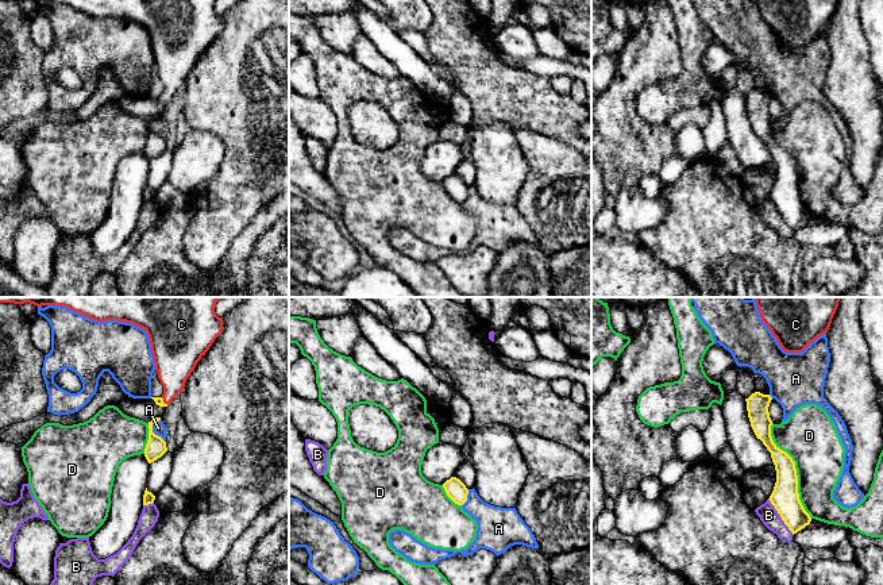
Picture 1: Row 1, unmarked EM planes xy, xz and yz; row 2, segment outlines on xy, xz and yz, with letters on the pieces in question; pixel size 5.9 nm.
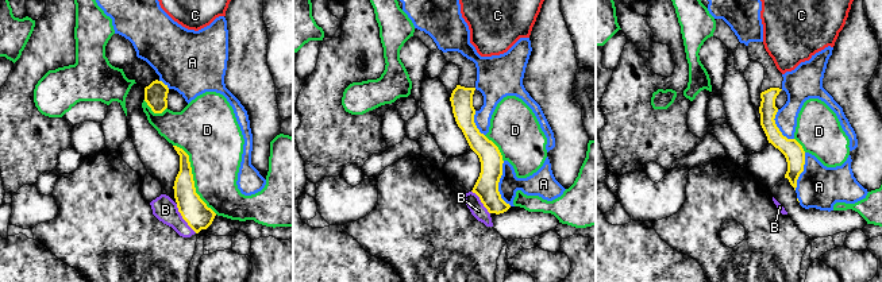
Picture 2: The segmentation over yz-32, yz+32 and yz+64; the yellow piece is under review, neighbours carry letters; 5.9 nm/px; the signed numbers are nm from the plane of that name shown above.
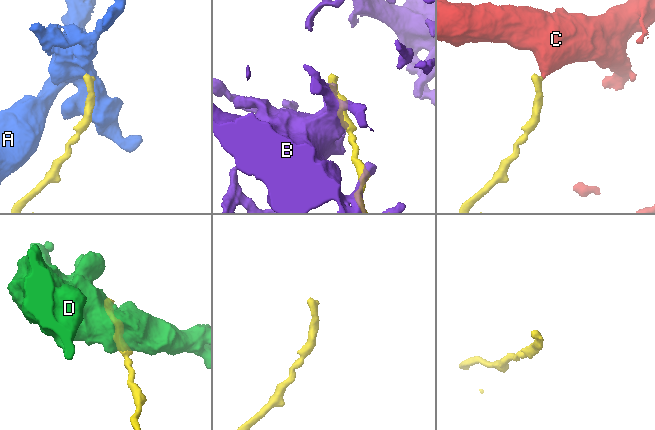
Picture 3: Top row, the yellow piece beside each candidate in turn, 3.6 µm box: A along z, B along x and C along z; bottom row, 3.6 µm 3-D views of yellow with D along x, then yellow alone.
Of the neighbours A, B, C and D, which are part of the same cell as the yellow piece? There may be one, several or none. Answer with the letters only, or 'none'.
C

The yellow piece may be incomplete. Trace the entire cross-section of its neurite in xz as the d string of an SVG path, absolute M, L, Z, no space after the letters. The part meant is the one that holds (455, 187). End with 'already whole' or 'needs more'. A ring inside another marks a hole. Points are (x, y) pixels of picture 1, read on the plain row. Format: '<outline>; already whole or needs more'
M451 174L443 181L447 193L458 203L463 203L467 199L469 186L456 174Z; already whole

